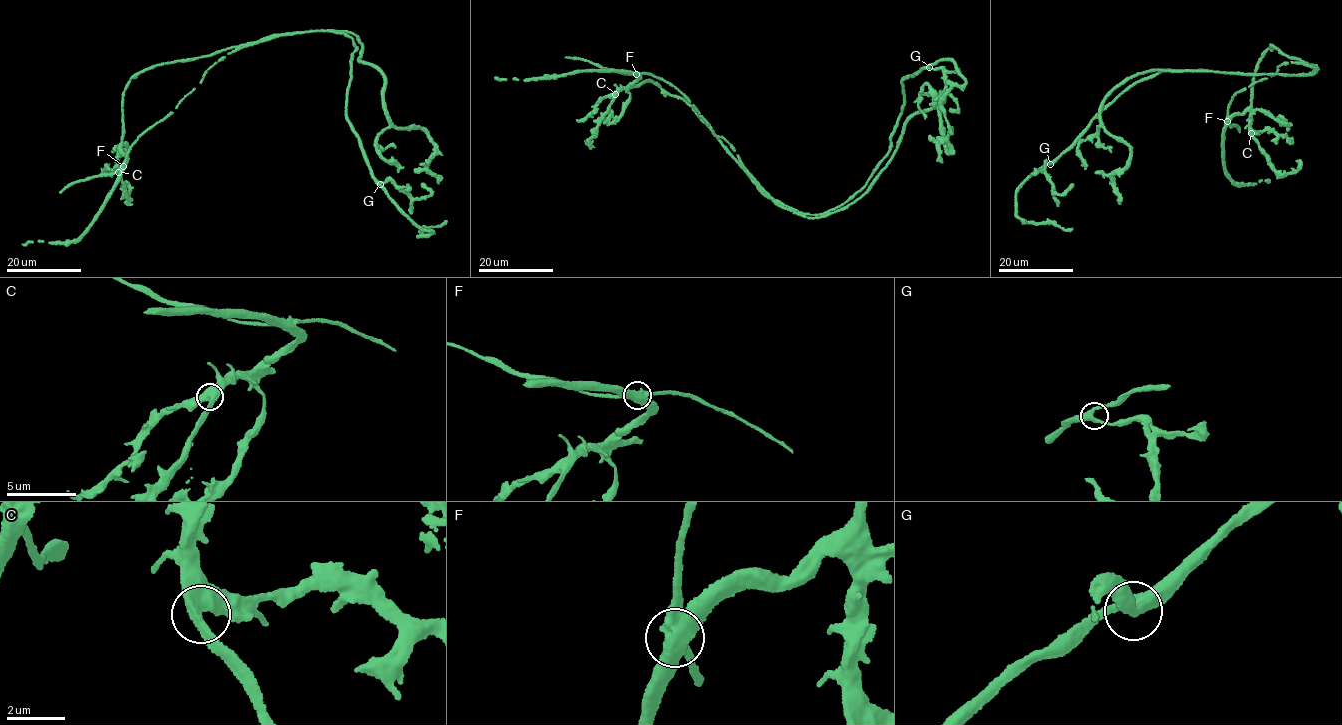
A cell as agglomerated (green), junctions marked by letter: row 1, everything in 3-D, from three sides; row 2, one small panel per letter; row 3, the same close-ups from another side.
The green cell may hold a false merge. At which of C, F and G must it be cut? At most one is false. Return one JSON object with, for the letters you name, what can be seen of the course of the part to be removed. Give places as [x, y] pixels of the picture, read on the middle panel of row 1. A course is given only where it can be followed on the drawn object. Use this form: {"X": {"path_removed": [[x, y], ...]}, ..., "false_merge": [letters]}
{"F": {"path_removed": [[636, 74], [811, 214], [866, 184], [901, 83], [949, 58], [952, 134]]}, "false_merge": ["F"]}

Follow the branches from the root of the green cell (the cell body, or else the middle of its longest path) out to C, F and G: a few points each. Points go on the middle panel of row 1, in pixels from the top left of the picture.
C: (810, 215), (794, 213), (776, 204), (684, 100), (650, 81), (622, 88), (615, 94)
F: (810, 215), (794, 213), (776, 204), (691, 106), (650, 81), (632, 88), (638, 78), (636, 74)
G: (810, 215), (821, 215), (836, 208), (866, 184), (889, 149), (890, 134), (904, 102), (901, 83), (929, 67)

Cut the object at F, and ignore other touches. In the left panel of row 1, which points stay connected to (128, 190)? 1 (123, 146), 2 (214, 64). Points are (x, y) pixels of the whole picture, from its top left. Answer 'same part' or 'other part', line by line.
1: same part
2: other part

